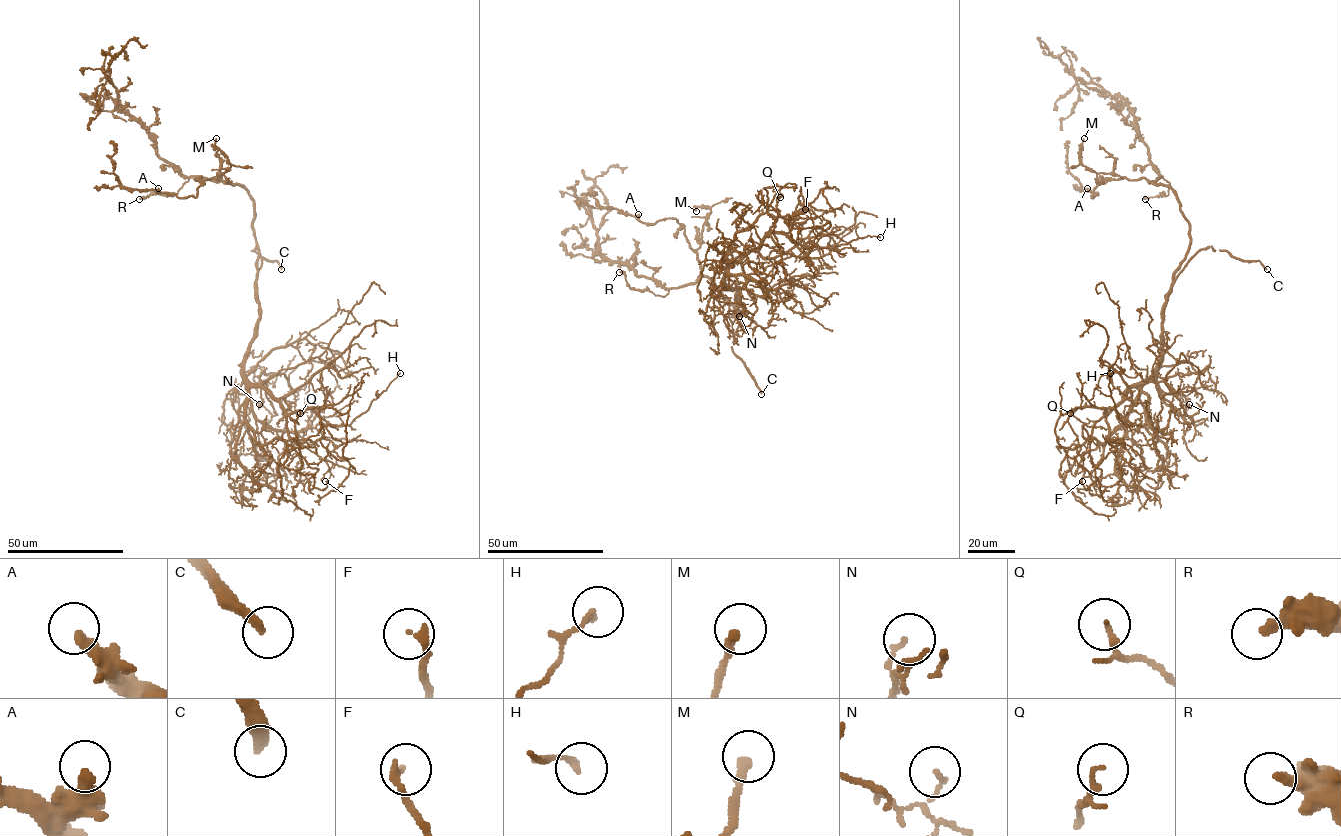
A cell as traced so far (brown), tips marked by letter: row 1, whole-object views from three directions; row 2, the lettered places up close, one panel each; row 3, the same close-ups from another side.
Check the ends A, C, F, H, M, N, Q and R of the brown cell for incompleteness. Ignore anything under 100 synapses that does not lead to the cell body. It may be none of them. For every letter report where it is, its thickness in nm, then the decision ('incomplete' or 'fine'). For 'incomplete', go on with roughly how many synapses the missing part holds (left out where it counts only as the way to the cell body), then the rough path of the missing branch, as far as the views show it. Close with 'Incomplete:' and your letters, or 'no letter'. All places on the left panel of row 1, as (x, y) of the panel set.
A: at (158, 188); 340 nm thick; fine
C: at (281, 269); 320 nm thick; incomplete; missing branch runs (281, 269), (292, 284), (293, 293), (287, 323)
F: at (325, 481); 220 nm thick; fine
H: at (400, 373); 170 nm thick; fine
M: at (216, 138); 280 nm thick; fine
N: at (259, 404); 110 nm thick; fine
Q: at (300, 413); 140 nm thick; fine
R: at (139, 199); 280 nm thick; fine
Incomplete: C

